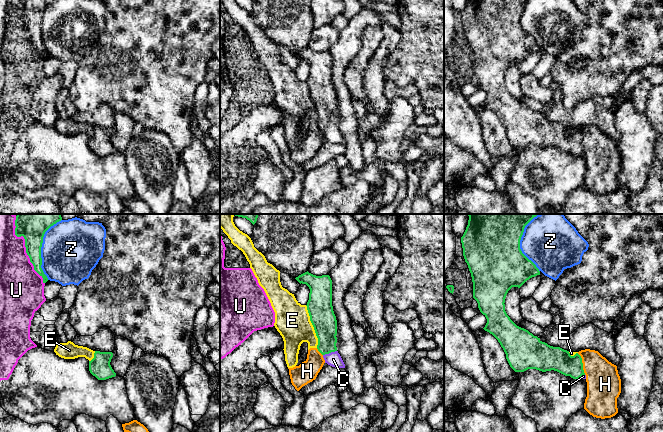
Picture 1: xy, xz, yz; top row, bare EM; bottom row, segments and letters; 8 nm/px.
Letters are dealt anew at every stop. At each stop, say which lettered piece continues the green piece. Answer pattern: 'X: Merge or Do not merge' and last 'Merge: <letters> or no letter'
C: Merge
E: Do not merge
H: Do not merge
U: Do not merge
Z: Do not merge
Merge: C

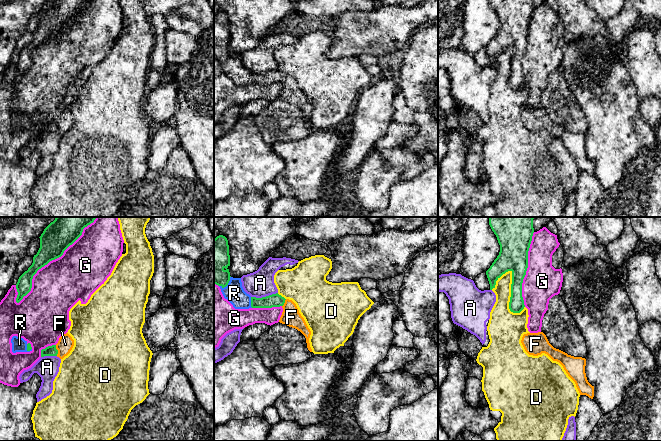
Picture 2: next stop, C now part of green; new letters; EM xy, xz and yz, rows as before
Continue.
A: Do not merge
D: Do not merge
F: Merge
G: Do not merge
R: Merge
Merge: F, R

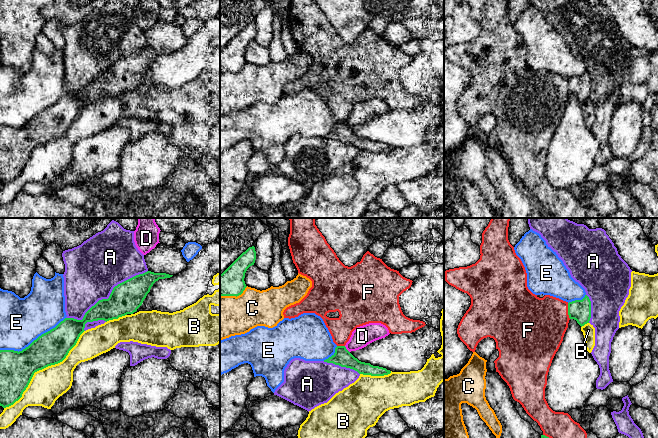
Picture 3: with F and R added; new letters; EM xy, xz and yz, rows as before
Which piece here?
A: Do not merge
B: Do not merge
C: Do not merge
D: Do not merge
E: Do not merge
F: Do not merge
Merge: no letter

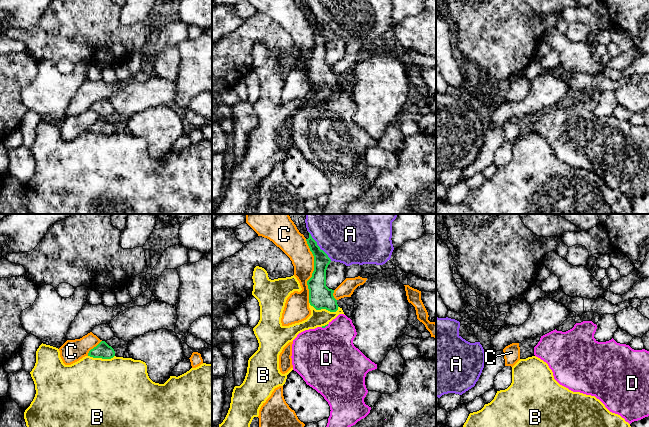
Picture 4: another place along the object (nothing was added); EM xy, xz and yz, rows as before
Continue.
A: Do not merge
B: Do not merge
C: Do not merge
D: Merge
Merge: D

